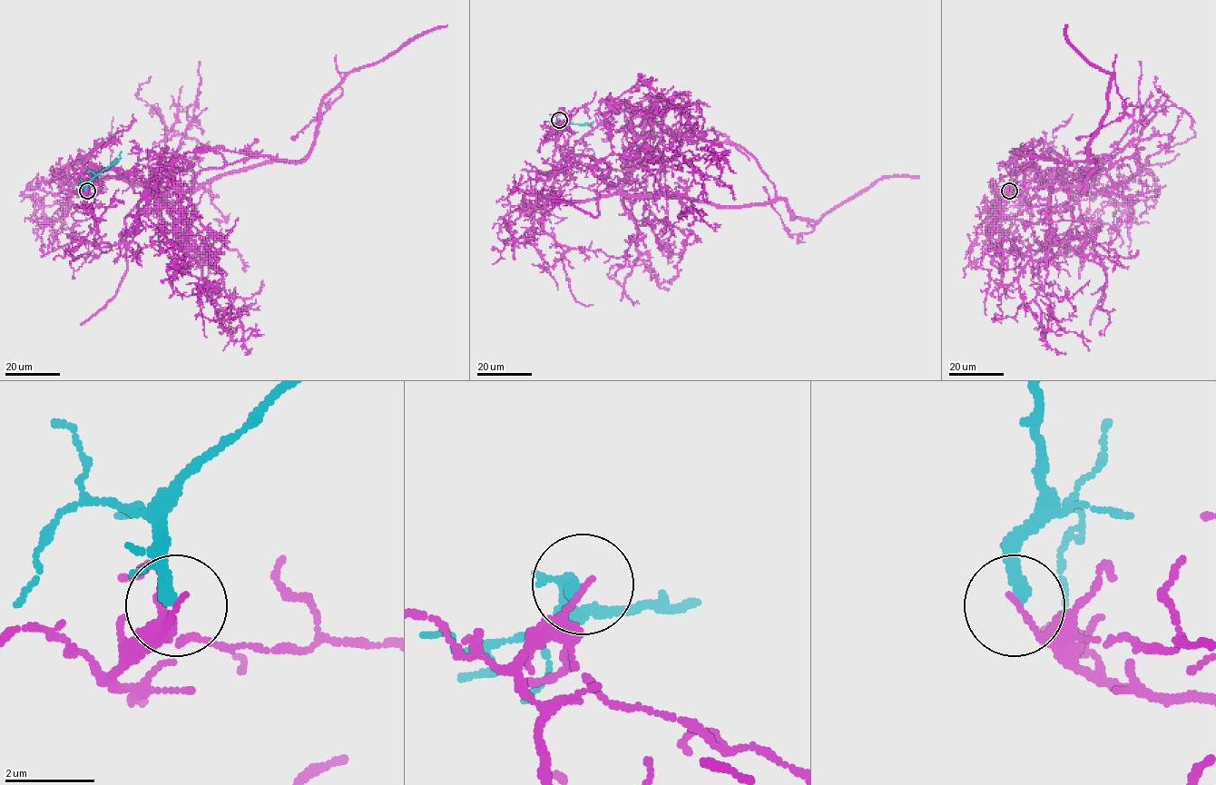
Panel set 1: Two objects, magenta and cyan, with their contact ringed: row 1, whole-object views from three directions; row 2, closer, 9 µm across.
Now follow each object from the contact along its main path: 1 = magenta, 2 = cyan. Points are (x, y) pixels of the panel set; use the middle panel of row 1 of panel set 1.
1: (559, 120), (554, 192), (562, 201), (782, 199), (793, 219), (818, 221), (881, 179), (919, 175)
2: (559, 120), (576, 124), (593, 122)

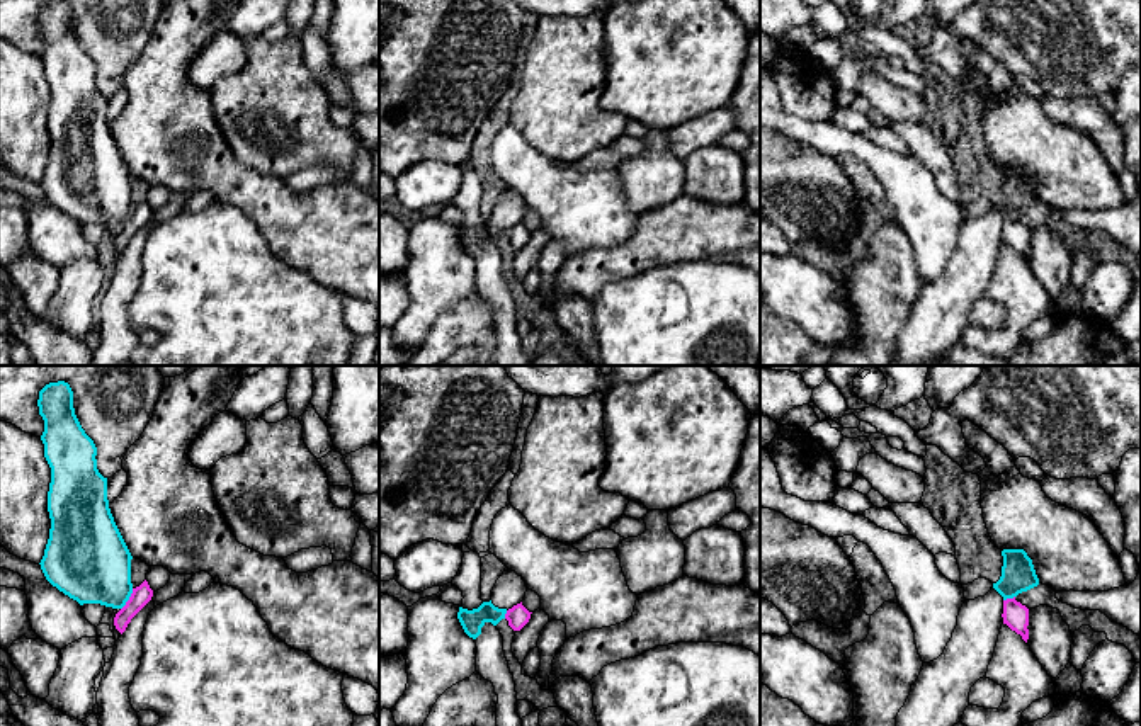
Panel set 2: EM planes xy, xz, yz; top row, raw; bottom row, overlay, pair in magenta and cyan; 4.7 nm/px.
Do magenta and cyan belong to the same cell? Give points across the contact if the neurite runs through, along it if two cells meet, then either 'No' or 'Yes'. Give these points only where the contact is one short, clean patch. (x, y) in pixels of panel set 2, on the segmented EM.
Boundary: xy (133, 589), (121, 609). No

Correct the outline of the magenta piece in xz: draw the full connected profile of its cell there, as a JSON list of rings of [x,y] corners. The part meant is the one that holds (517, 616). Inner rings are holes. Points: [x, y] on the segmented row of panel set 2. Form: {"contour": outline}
{"contour": [[[520,602],[507,610],[505,619],[514,631],[520,631],[529,622],[531,614]]]}

